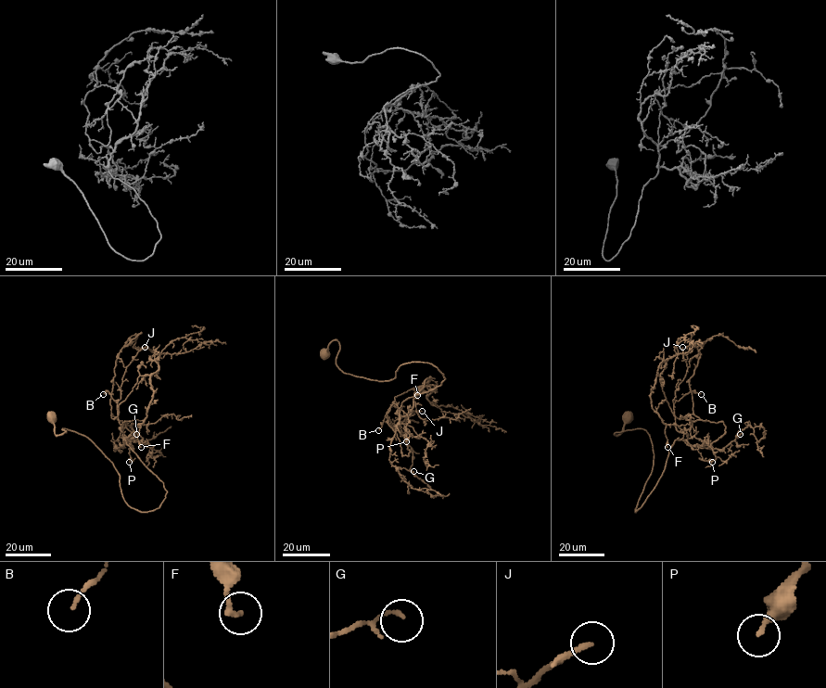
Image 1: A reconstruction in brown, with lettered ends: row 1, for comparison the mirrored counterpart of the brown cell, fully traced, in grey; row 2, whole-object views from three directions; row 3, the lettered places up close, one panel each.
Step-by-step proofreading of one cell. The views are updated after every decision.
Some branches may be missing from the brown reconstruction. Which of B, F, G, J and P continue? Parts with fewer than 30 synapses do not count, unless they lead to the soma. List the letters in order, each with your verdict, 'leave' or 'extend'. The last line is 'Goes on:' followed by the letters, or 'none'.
B: leave
F: leave
G: leave
J: leave
P: leave
Goes on: none

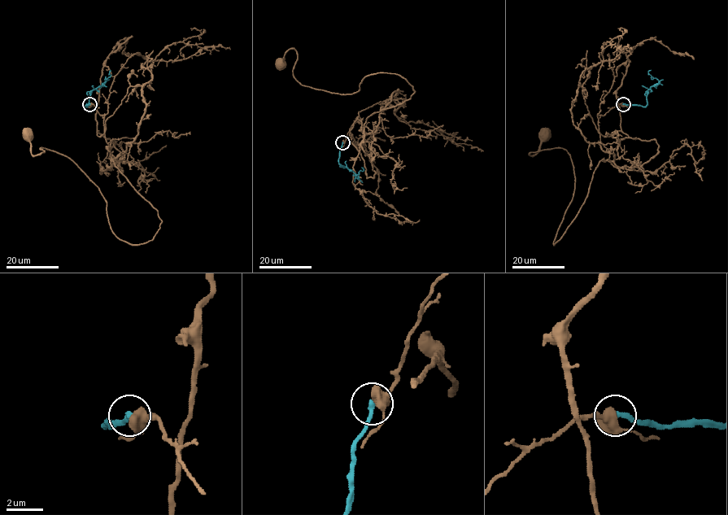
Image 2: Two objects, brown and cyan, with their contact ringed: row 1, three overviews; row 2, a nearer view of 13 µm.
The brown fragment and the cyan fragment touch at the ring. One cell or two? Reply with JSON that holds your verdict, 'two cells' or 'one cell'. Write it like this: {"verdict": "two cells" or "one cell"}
{"verdict": "two cells"}

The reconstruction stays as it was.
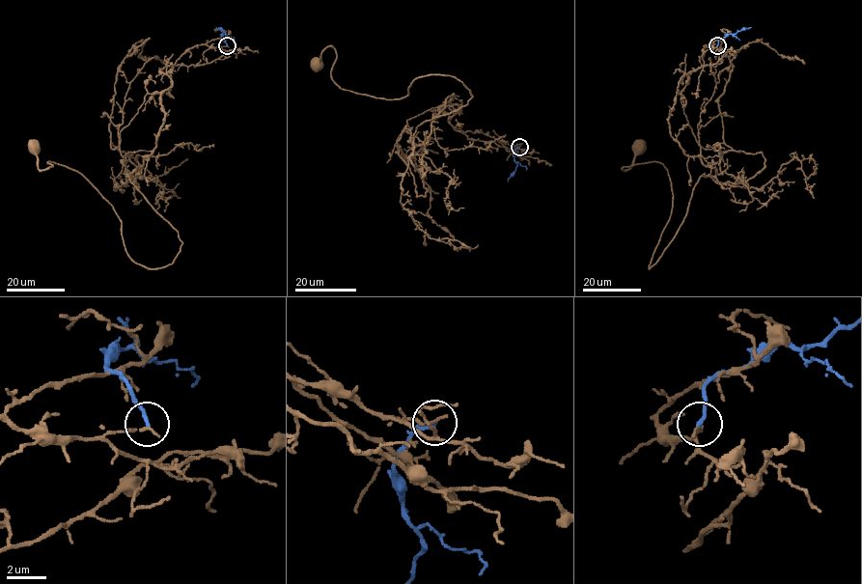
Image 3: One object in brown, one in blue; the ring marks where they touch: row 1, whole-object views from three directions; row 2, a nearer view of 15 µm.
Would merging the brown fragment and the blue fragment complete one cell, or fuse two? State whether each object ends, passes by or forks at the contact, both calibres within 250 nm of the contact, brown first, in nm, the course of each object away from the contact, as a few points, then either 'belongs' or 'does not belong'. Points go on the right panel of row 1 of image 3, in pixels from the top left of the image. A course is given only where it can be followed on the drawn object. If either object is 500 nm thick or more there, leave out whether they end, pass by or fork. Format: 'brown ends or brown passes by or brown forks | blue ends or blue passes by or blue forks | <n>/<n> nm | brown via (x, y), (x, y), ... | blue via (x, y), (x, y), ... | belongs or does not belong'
brown ends | blue ends | 150/190 nm | brown via (717, 45), (679, 82), (668, 118), (715, 174), (649, 268), (673, 192), (658, 162), (622, 168), (639, 147) | blue via (717, 45), (723, 37), (751, 27) | does not belong

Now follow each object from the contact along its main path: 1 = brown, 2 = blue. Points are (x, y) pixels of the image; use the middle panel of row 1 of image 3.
1: (519, 146), (457, 131), (453, 95), (413, 143), (472, 96), (449, 75), (386, 99), (315, 64)
2: (519, 146), (513, 152), (516, 167), (508, 181)

